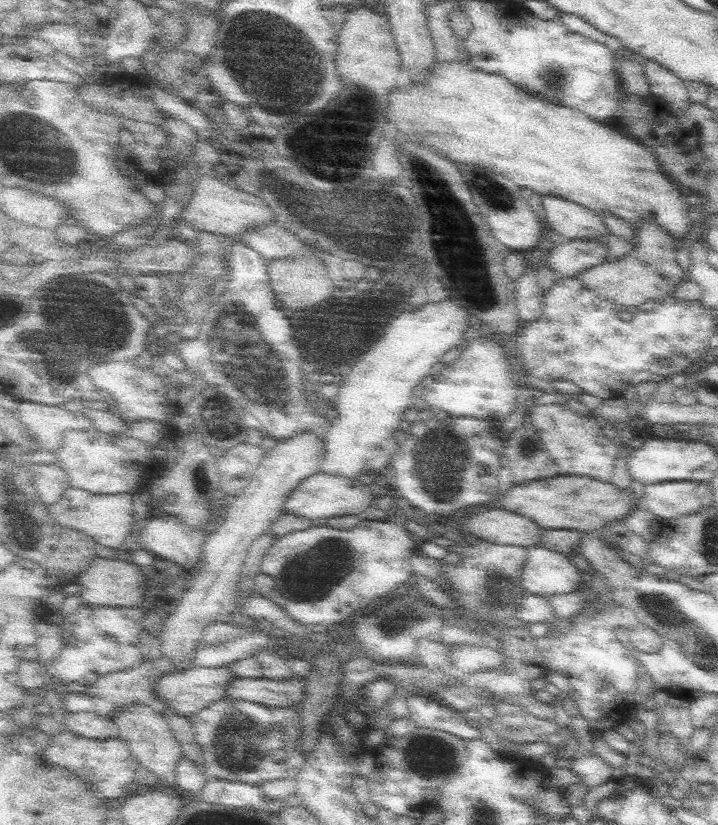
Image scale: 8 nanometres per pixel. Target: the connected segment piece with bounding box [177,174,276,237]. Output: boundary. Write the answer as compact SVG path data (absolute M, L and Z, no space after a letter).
M200 176L197 179L197 187L195 188L190 202L183 208L179 220L184 220L189 226L200 232L207 229L212 234L221 236L236 236L244 234L257 226L272 224L276 218L274 210L270 208L261 198L255 194L244 192L241 189L236 190L232 186L228 186L226 182L208 176Z

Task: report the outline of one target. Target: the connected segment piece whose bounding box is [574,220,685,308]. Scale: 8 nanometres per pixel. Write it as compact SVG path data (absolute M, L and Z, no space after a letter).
M647 220L641 221L641 227L636 233L637 245L626 255L615 260L606 260L574 277L582 281L588 289L624 308L629 306L638 308L640 304L652 300L659 303L670 297L685 281L685 270L678 264L673 236L655 222Z

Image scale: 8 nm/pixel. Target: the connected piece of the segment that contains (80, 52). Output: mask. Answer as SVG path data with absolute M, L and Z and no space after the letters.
M50 24L42 26L40 28L40 36L50 42L50 46L58 52L66 52L68 56L72 58L82 58L86 52L84 52L84 46L80 42L80 32L78 28L74 26L68 26L68 24L54 24L52 30L50 30Z

